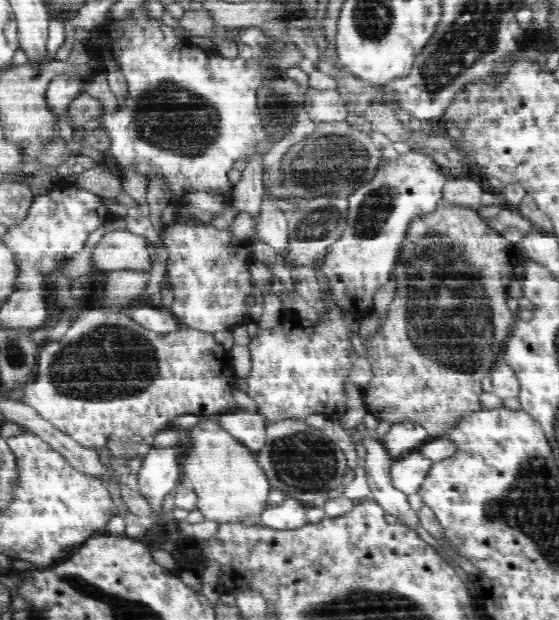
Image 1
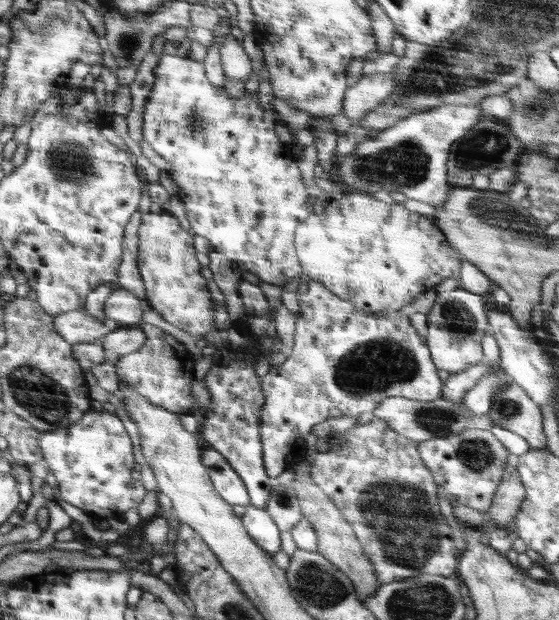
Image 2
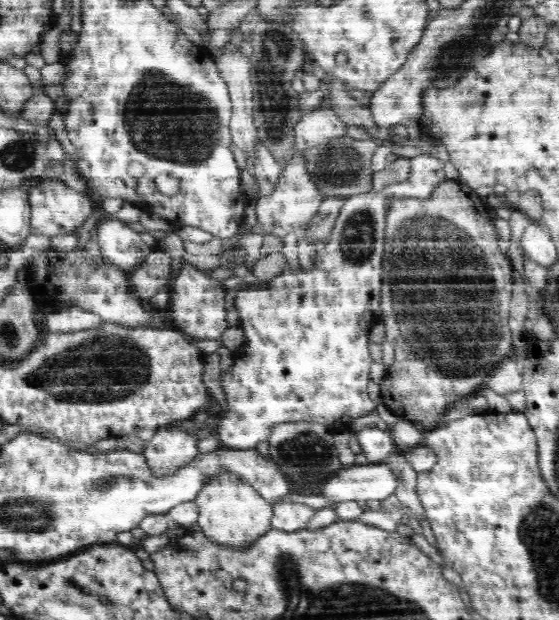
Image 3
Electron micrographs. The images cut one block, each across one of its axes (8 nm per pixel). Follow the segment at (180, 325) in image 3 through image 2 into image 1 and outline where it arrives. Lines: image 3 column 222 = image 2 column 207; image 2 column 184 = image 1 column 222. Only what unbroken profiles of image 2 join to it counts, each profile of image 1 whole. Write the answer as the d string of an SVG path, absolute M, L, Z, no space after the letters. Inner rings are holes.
M176 221L165 226L161 238L167 248L167 273L174 299L170 312L183 327L202 332L233 330L250 319L246 296L252 296L251 274L248 270L251 251L248 243L240 243L229 230L190 221Z

